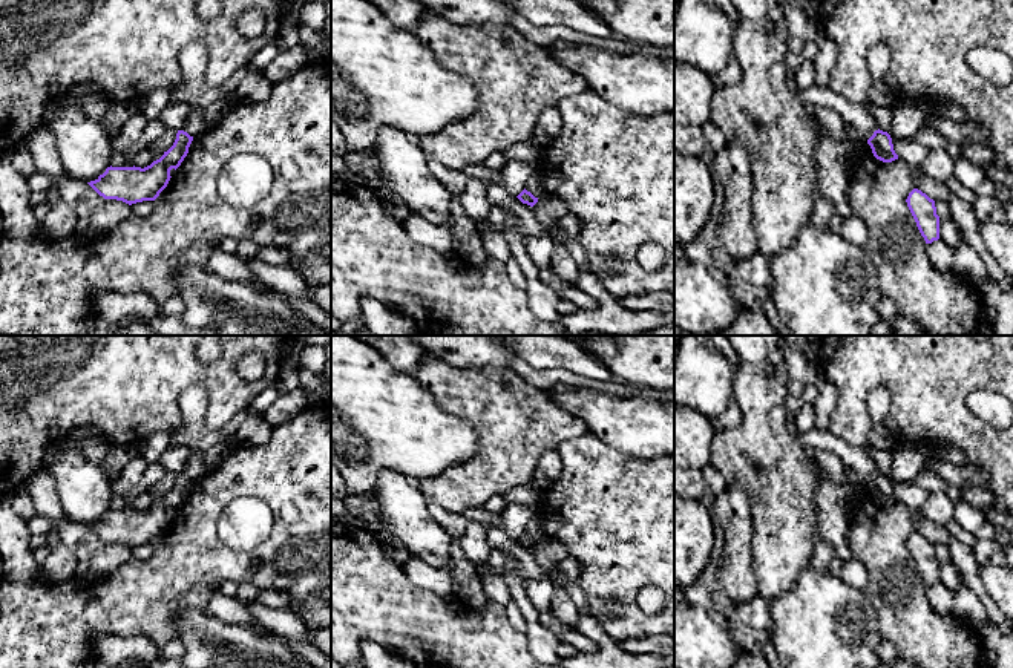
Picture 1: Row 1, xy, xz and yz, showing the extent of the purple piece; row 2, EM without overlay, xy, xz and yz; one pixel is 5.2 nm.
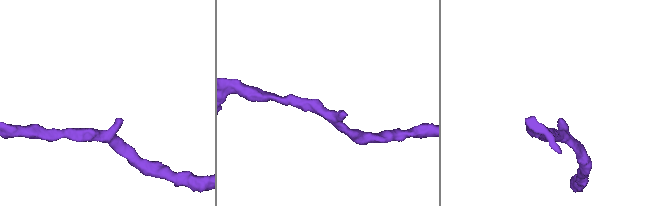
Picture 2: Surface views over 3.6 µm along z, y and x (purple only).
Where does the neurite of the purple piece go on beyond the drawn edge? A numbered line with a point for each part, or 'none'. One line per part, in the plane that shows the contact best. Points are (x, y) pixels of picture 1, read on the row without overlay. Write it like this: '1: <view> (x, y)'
none

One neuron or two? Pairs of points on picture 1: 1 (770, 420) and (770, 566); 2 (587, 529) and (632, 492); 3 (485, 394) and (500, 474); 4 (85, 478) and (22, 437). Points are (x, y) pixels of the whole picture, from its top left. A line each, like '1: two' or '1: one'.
1: one
2: one
3: one
4: two

